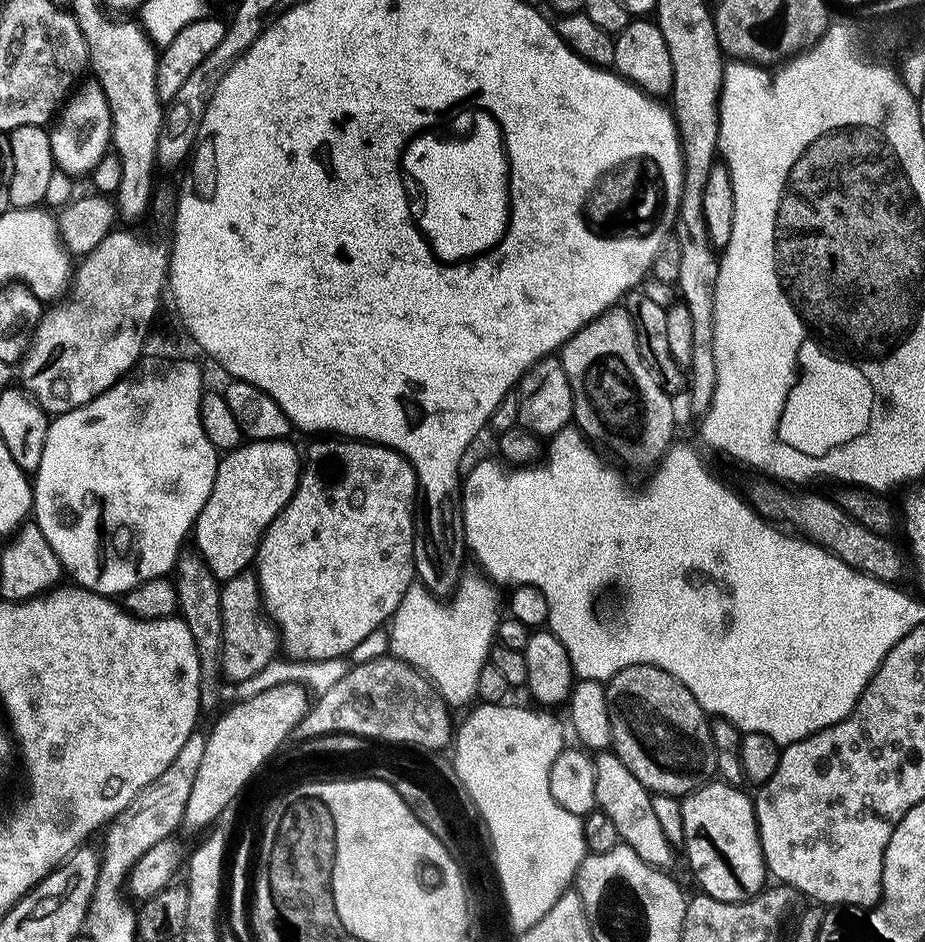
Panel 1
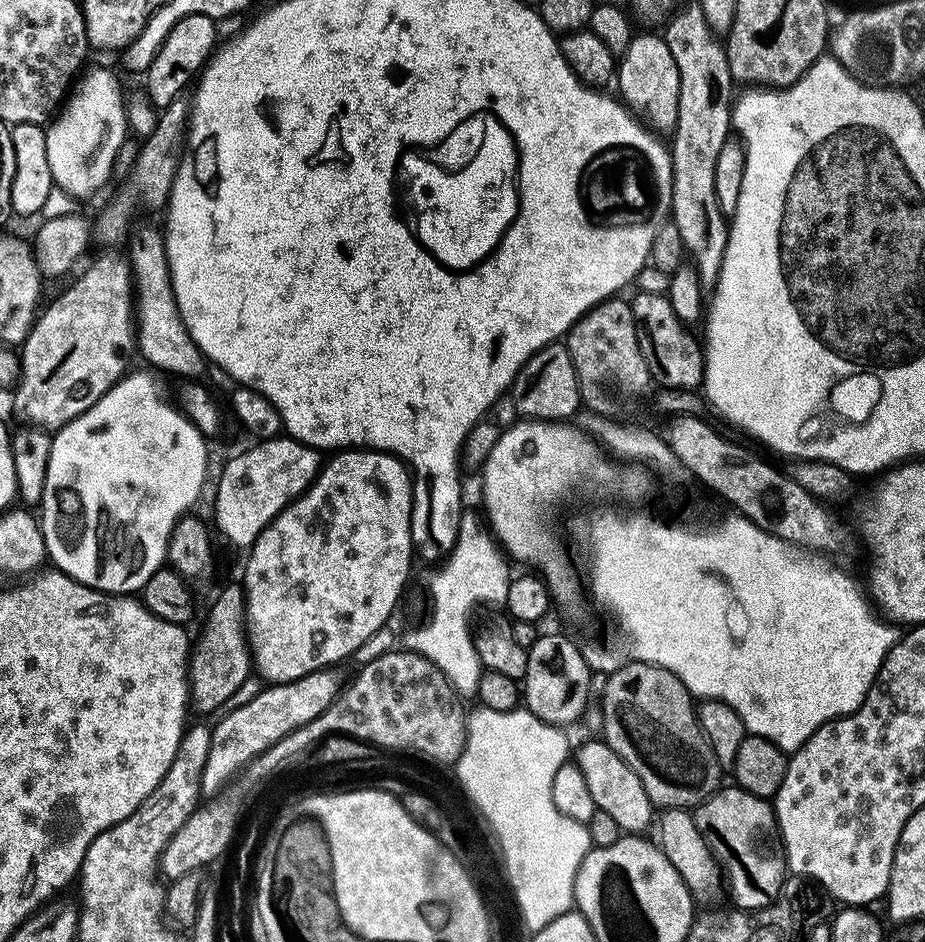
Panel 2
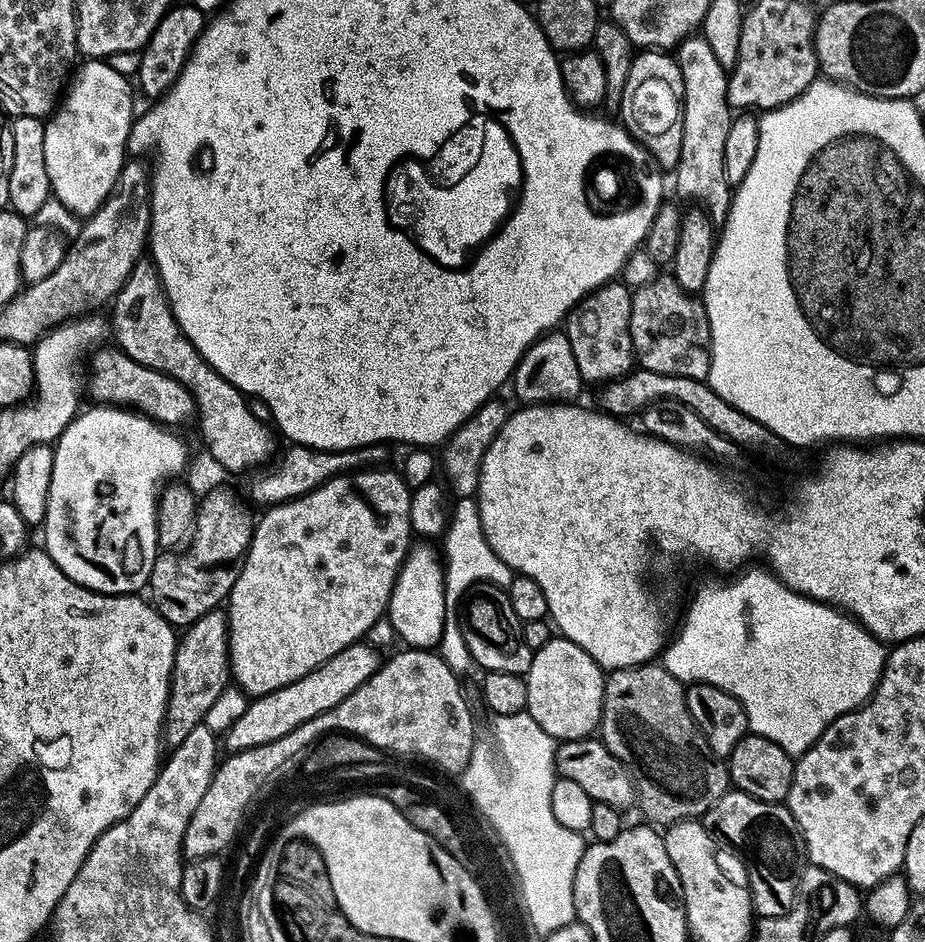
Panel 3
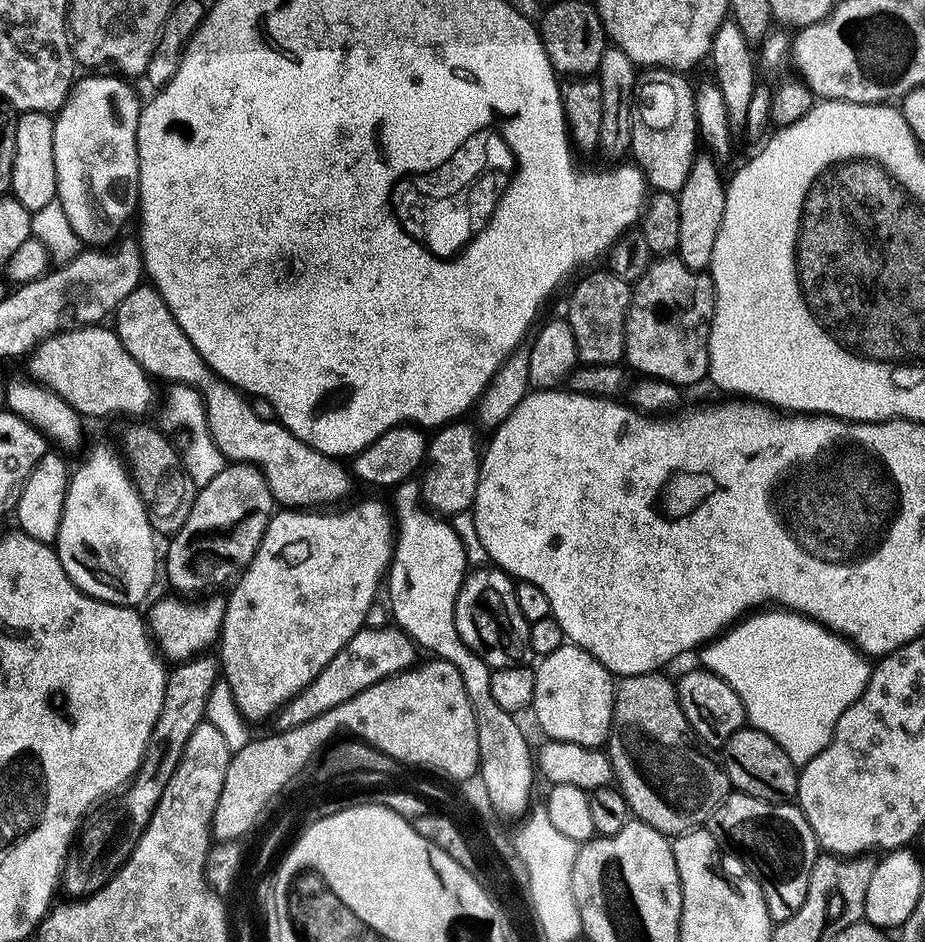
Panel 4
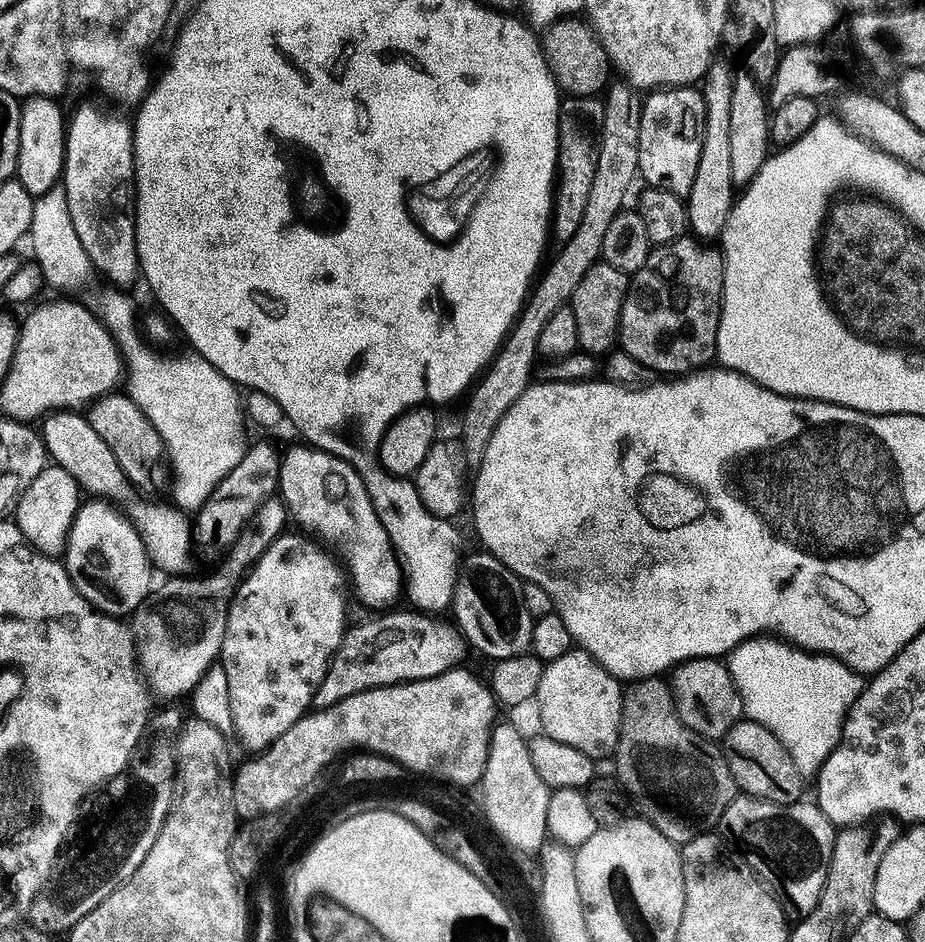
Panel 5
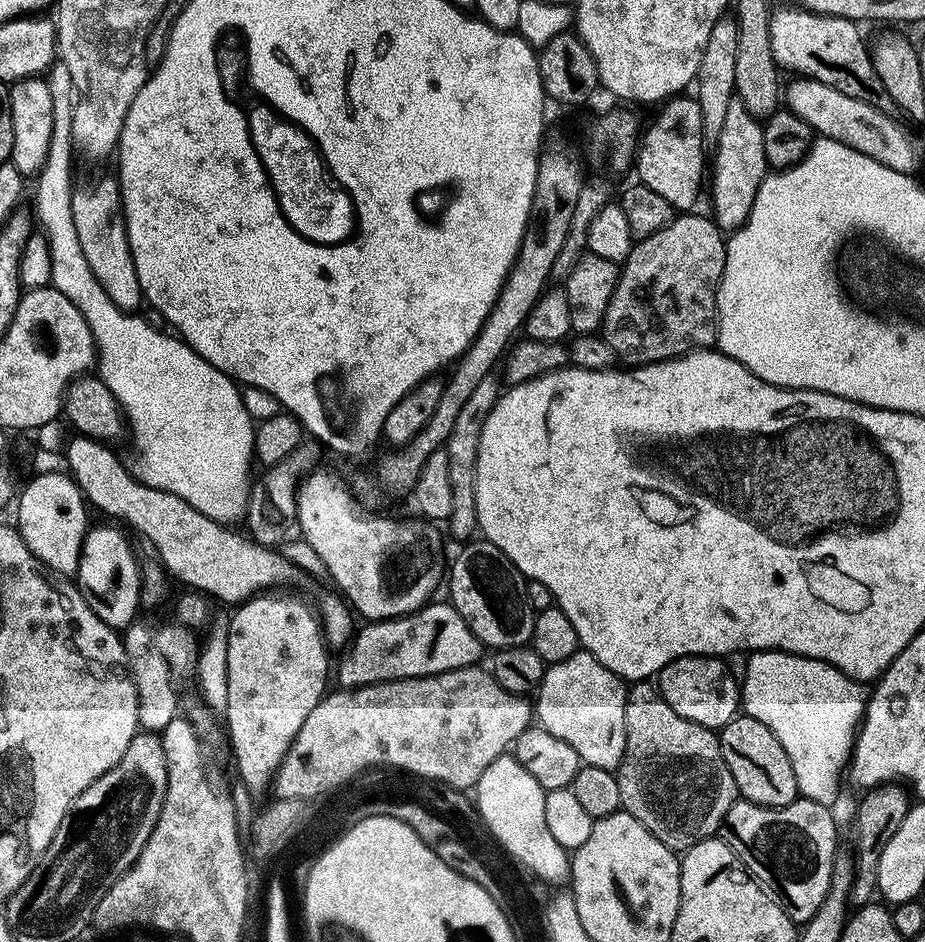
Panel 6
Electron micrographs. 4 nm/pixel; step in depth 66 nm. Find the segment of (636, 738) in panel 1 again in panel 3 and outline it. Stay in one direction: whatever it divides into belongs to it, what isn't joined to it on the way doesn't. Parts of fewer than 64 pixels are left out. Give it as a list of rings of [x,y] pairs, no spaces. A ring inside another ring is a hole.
[[[659,663],[643,664],[641,668],[627,668],[613,672],[604,686],[604,744],[628,767],[636,783],[638,808],[649,816],[656,826],[671,826],[688,821],[699,821],[730,791],[730,768],[721,757],[710,750],[702,730],[694,722],[688,705],[686,686]]]

